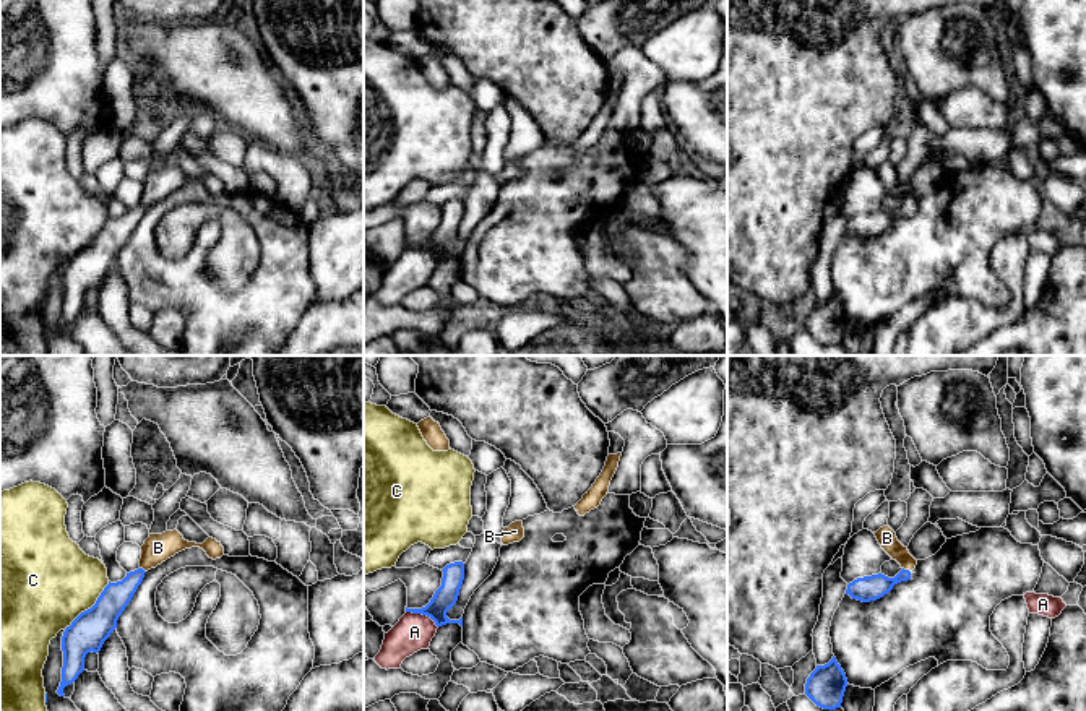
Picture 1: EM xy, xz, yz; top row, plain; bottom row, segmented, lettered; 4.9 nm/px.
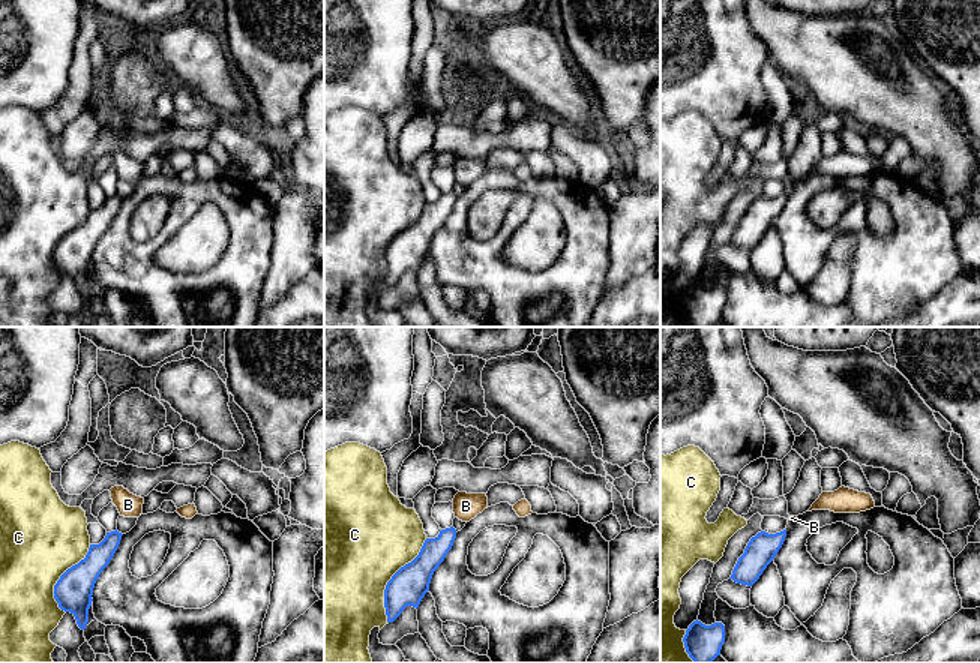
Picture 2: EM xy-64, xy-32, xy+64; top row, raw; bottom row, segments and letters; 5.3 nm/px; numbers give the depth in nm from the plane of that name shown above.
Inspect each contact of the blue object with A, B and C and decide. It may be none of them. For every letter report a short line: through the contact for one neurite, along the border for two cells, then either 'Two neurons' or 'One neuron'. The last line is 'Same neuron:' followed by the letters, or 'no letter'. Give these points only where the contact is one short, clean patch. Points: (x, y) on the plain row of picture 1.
A: Two neurons
B: Line: yz (869, 224), (893, 218), (906, 206), (906, 197), (887, 174). One neuron
C: Two neurons
Same neuron: B

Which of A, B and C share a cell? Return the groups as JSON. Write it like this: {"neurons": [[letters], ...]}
{"neurons": [["A"], ["B"], ["C"]]}

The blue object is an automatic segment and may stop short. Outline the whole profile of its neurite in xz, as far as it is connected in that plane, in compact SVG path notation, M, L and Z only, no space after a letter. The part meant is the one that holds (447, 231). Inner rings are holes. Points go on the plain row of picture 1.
M455 198L443 206L442 222L435 227L430 239L422 245L407 245L406 248L422 250L430 253L437 263L446 260L459 260L463 263L463 253L459 256L450 256L446 248L456 240L459 226L464 216L464 200Z

